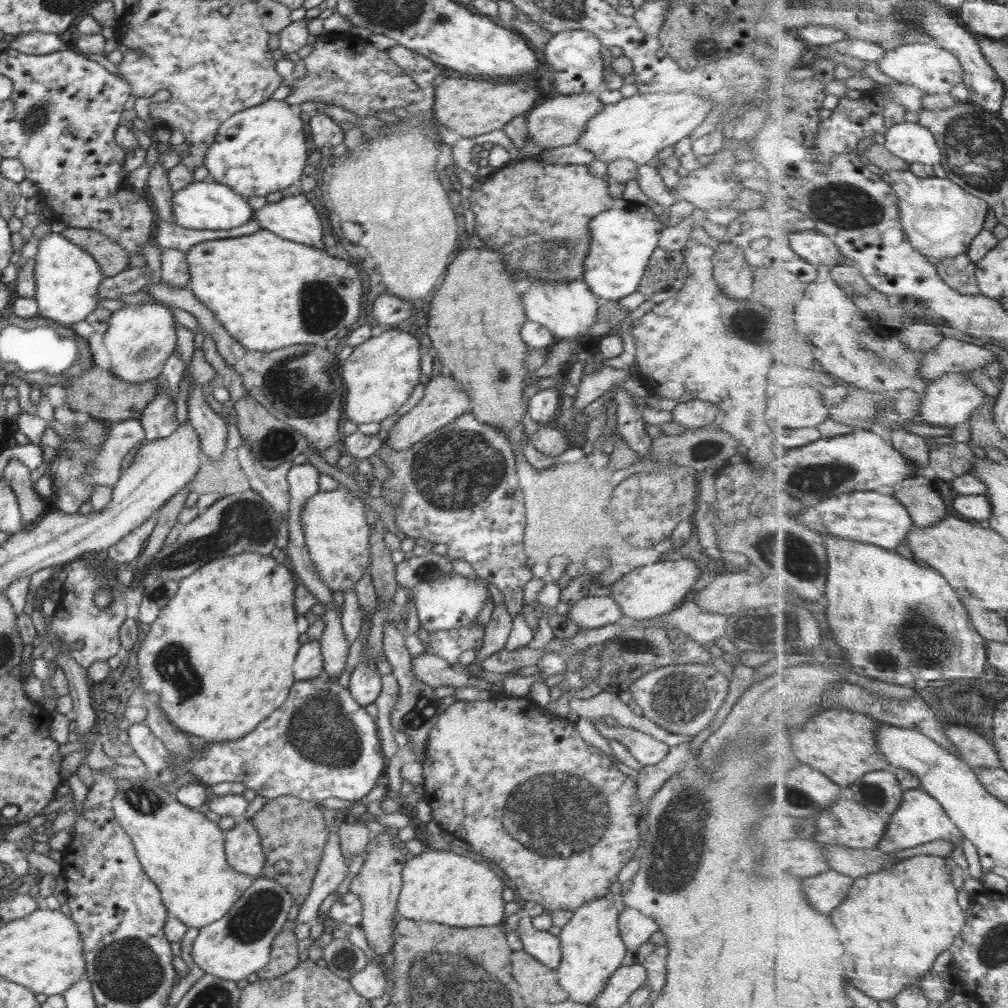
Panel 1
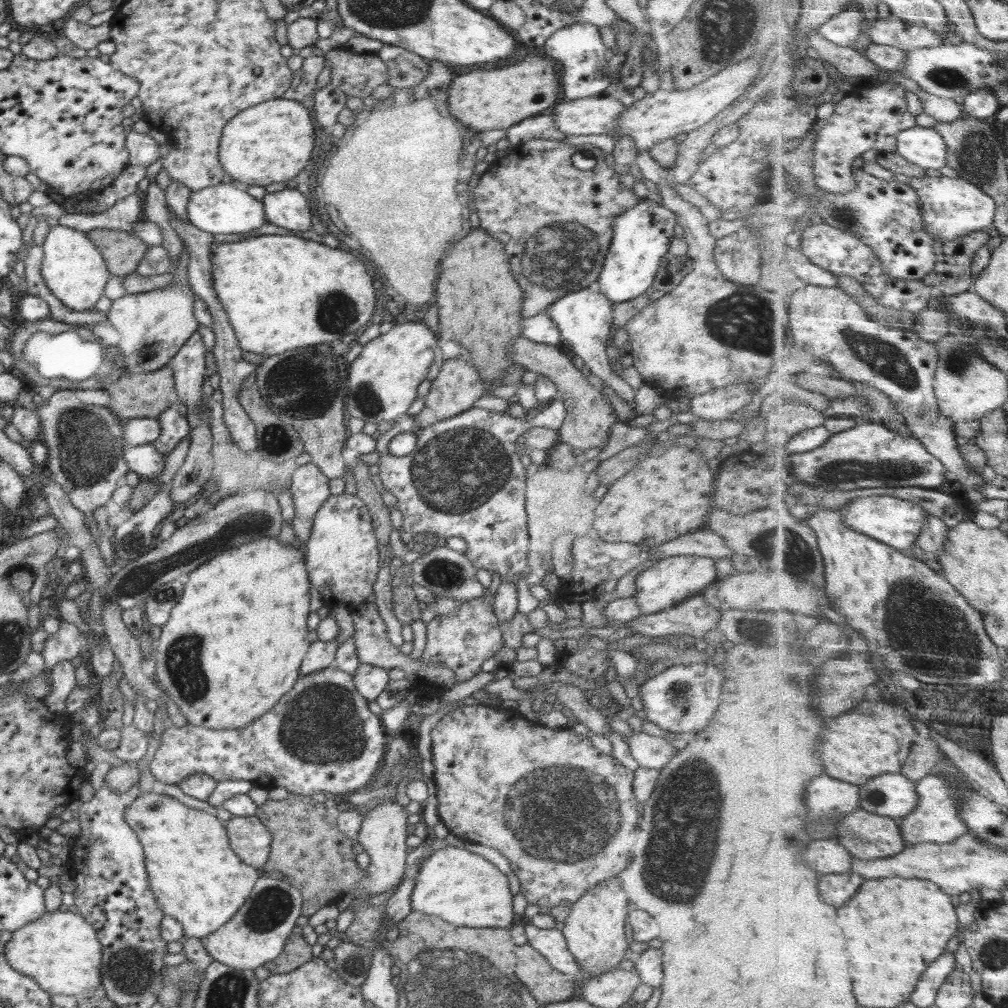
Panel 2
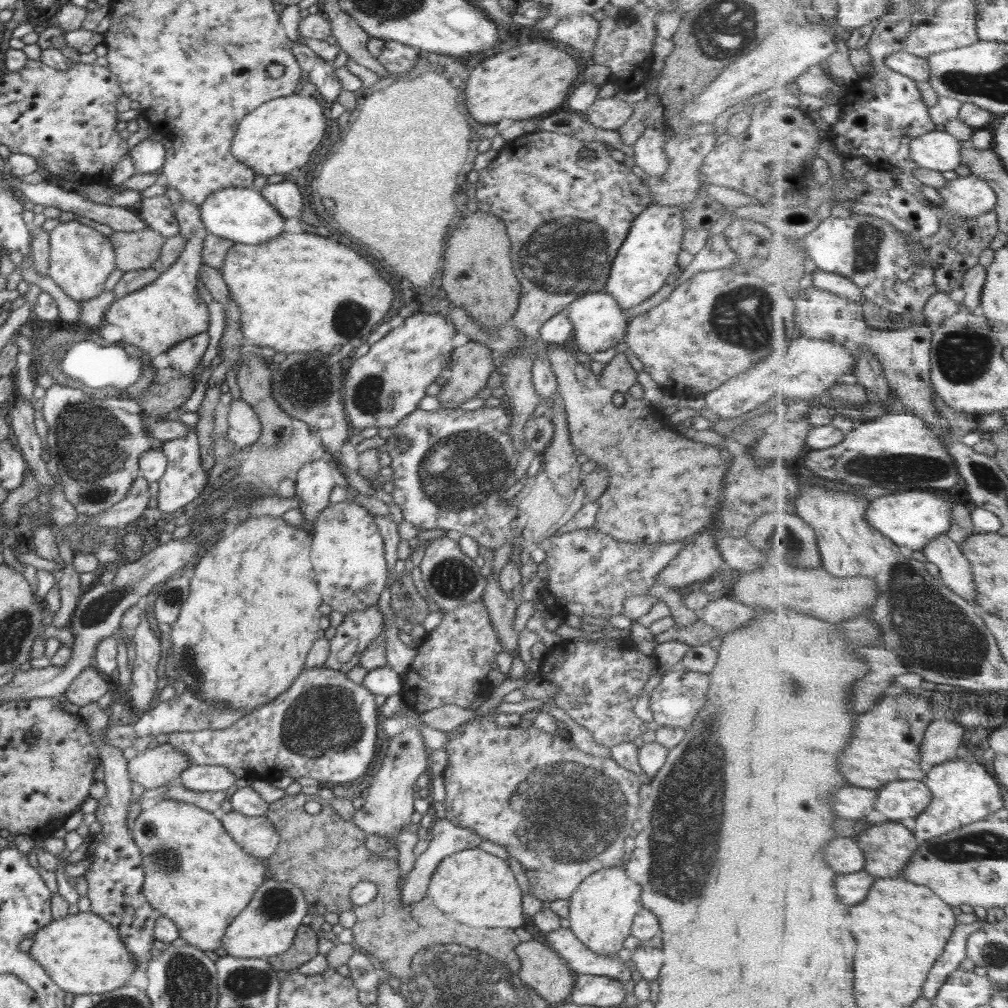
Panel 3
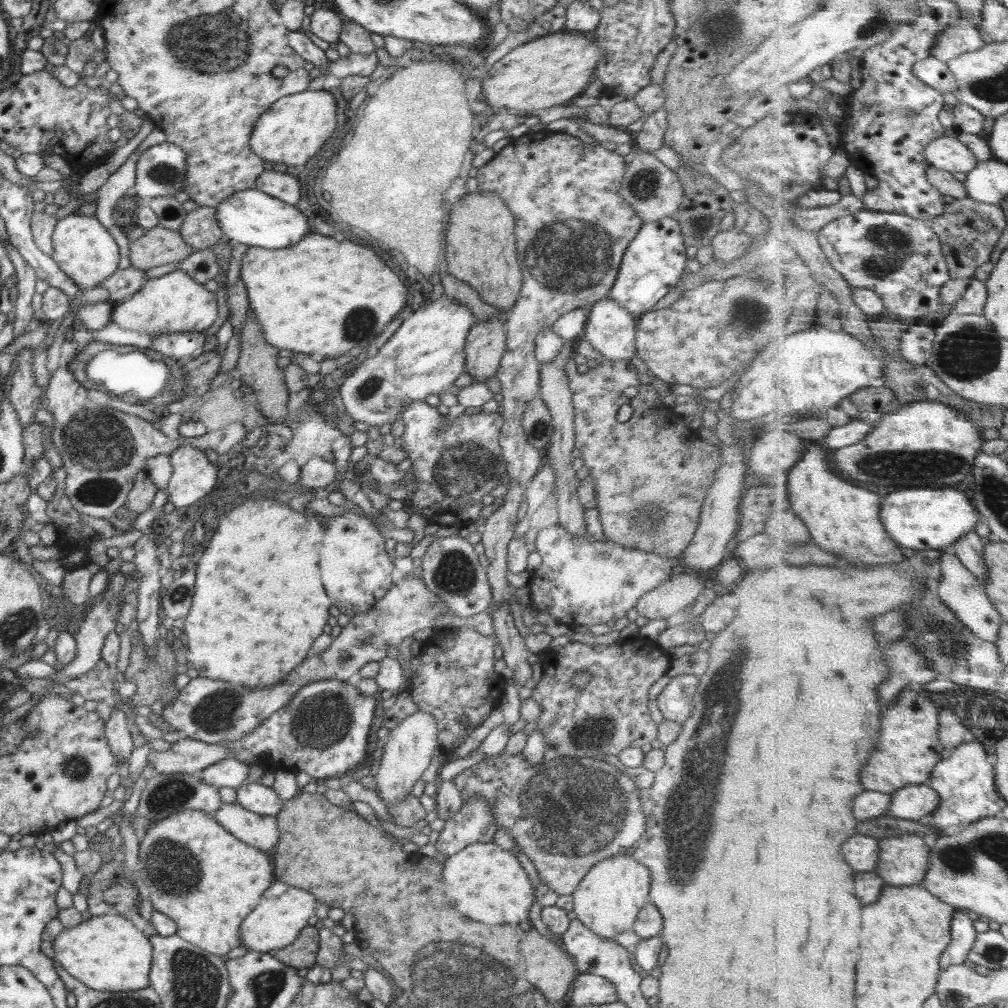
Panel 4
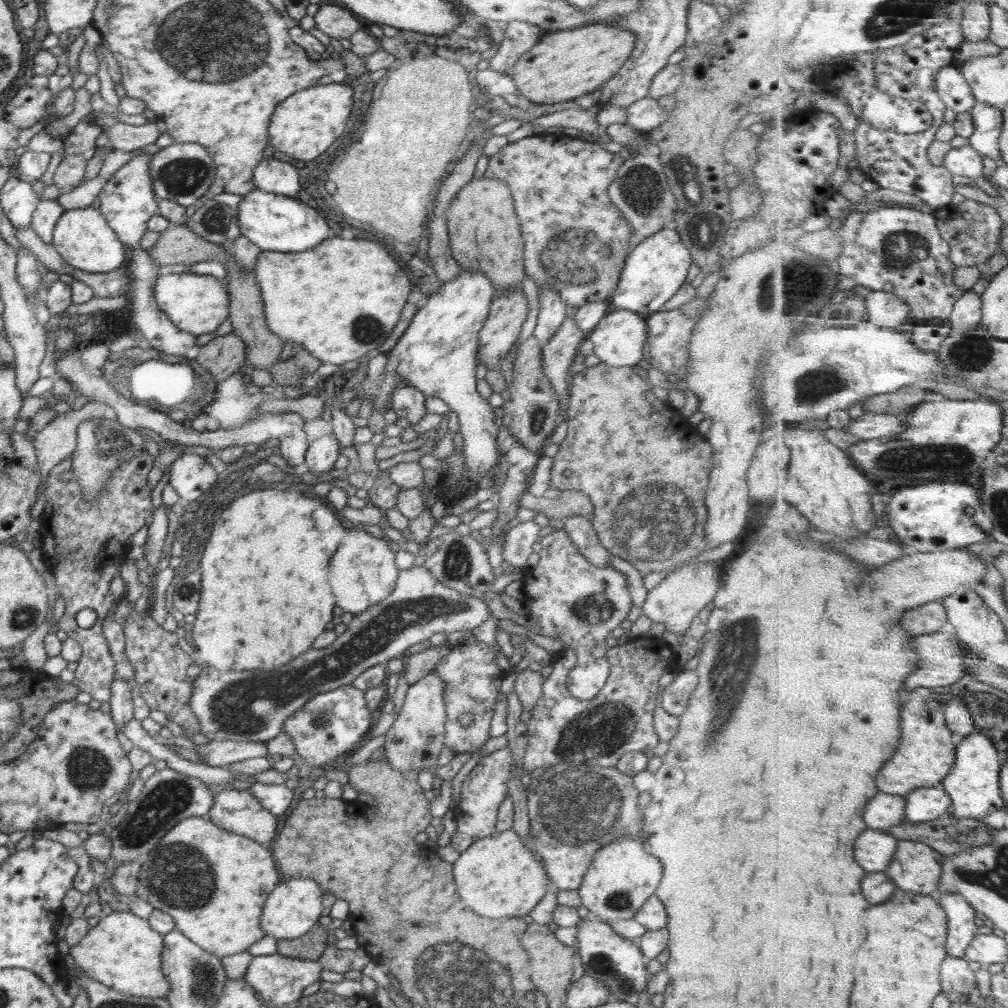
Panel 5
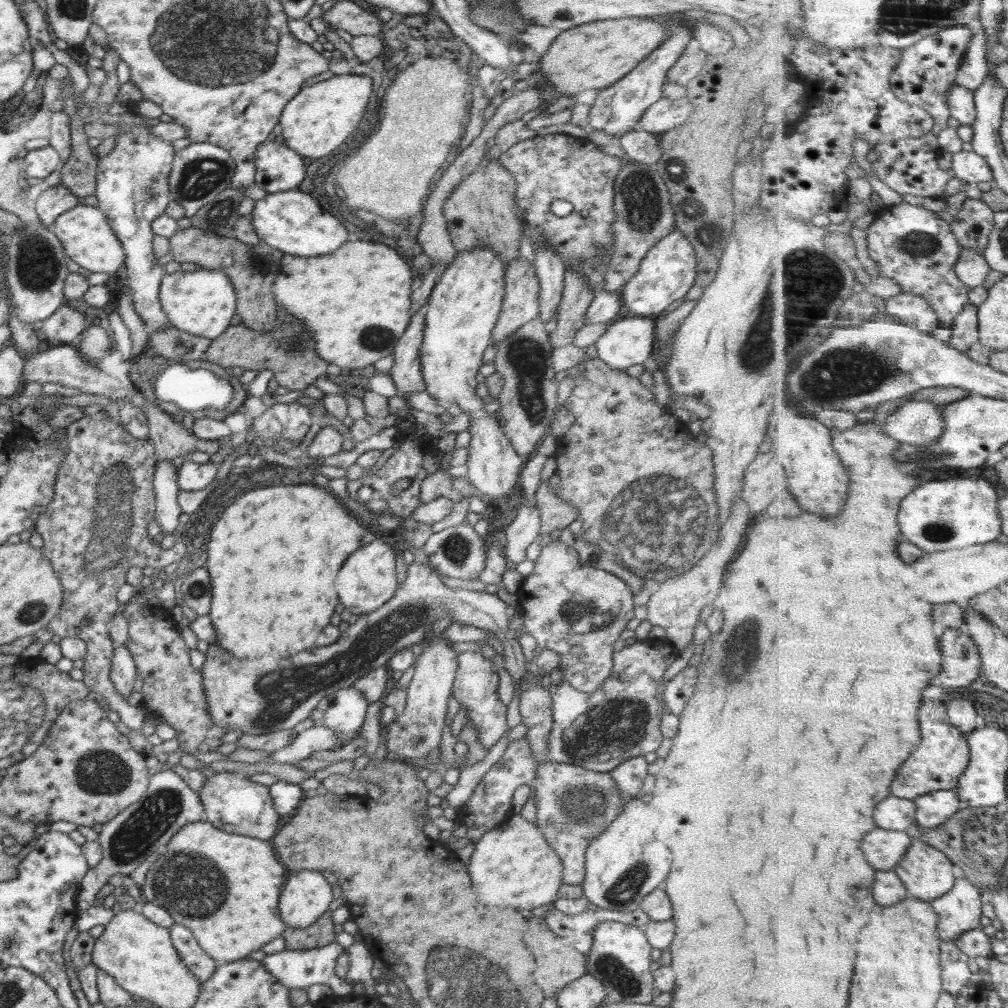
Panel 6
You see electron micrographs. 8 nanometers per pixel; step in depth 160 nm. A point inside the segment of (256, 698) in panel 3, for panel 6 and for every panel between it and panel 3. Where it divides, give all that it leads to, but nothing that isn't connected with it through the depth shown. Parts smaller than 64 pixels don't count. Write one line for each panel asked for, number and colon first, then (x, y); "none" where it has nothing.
4: (258, 583)
5: (269, 548)
6: (273, 554)

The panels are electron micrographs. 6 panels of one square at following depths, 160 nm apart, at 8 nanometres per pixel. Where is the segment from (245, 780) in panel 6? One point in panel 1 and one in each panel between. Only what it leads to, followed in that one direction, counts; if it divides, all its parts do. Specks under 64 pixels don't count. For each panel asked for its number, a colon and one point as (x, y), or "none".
1: (244, 853)
2: (249, 839)
3: (257, 836)
4: (258, 830)
5: (237, 811)

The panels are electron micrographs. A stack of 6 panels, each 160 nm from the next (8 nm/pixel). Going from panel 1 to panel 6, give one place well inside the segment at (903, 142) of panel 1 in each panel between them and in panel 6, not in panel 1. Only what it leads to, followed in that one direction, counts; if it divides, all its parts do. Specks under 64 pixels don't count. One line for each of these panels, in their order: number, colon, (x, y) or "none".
2: (926, 147)
3: (939, 150)
4: (948, 153)
5: (967, 161)
6: (969, 165)

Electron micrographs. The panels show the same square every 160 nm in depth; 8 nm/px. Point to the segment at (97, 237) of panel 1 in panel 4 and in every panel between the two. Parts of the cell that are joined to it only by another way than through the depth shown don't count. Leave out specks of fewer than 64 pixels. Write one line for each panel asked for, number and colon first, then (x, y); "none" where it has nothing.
2: (122, 251)
3: (133, 251)
4: (159, 245)

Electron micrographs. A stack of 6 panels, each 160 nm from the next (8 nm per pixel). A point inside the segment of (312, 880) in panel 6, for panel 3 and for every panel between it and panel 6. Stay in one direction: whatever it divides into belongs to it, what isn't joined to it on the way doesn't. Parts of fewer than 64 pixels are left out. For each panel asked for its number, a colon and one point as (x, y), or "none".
3: (267, 926)
4: (284, 909)
5: (293, 909)

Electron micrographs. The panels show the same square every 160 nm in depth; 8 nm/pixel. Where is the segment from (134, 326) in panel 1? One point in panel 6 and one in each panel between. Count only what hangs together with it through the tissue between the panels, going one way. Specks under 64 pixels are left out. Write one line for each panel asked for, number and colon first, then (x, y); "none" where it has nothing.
2: (153, 326)
3: (168, 310)
4: (173, 303)
5: (197, 304)
6: (202, 302)

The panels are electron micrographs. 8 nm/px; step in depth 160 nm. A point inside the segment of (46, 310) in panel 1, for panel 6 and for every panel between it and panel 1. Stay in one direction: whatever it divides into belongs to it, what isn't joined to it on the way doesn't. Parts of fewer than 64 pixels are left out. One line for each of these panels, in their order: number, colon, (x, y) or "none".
2: (75, 271)
3: (81, 258)
4: (83, 248)
5: (83, 238)
6: (84, 231)

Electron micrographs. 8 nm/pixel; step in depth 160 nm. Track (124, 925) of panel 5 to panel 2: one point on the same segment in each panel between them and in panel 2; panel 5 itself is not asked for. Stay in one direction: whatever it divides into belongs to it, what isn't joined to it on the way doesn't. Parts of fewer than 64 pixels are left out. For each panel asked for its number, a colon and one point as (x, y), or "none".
2: (60, 951)
3: (83, 954)
4: (107, 952)

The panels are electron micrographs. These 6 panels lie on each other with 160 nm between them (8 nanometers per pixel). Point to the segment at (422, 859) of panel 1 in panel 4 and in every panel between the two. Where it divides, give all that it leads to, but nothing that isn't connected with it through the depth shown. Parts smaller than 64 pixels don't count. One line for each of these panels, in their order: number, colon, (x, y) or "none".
2: (463, 888)
3: (479, 889)
4: (498, 891)

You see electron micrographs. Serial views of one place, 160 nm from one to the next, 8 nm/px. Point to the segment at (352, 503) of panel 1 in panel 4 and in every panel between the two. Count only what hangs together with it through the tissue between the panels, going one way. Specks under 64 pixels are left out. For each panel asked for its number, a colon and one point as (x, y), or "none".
2: (342, 558)
3: (348, 555)
4: (356, 570)

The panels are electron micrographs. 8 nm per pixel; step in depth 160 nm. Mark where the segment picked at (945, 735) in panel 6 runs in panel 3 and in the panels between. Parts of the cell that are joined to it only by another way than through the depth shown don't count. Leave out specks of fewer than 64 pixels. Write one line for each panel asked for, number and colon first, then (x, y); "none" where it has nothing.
3: (888, 745)
4: (911, 749)
5: (928, 754)

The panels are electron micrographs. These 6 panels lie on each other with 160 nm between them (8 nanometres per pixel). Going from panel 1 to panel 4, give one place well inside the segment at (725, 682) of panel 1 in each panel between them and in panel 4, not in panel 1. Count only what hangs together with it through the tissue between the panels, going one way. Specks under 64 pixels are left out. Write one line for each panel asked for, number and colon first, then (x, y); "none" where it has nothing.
2: (683, 699)
3: (675, 702)
4: (675, 702)

